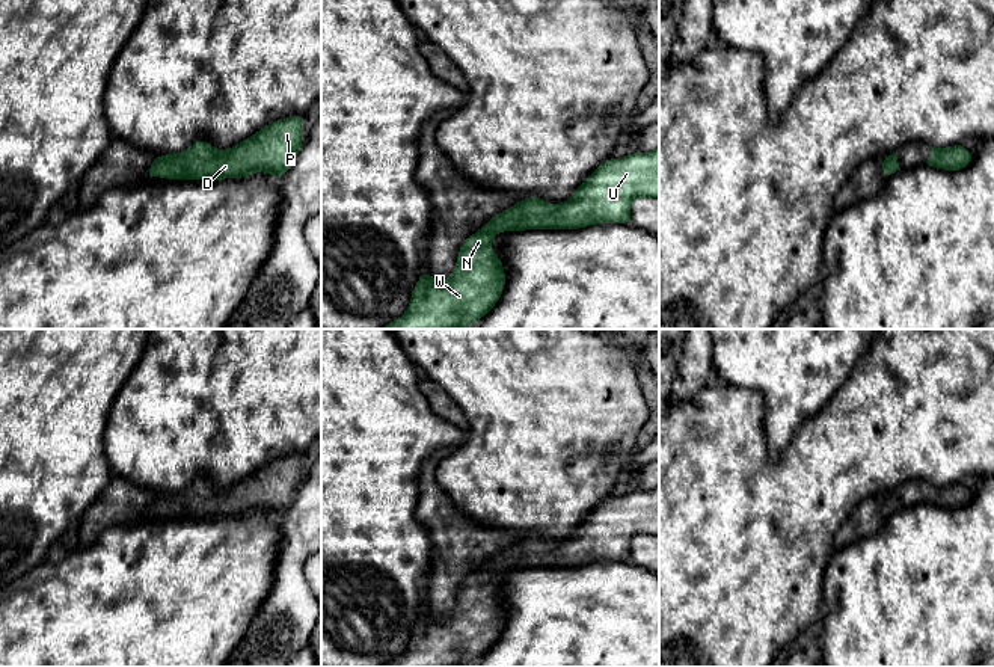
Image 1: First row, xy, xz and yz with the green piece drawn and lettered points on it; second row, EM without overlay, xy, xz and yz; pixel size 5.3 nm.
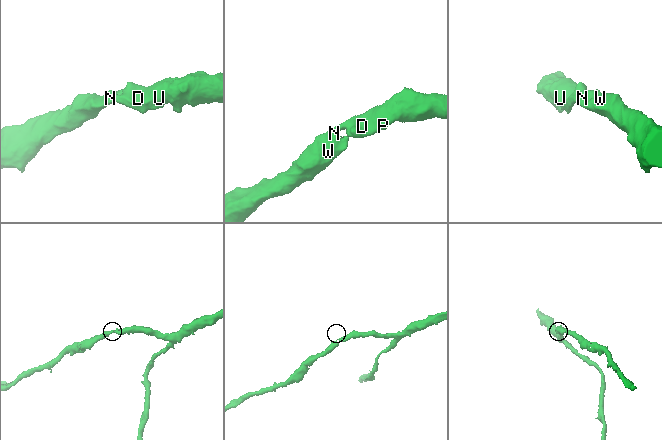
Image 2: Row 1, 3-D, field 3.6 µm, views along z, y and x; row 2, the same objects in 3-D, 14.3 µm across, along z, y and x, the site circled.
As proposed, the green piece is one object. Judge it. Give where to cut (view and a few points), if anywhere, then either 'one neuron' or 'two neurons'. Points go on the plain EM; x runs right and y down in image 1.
no cut; one neuron

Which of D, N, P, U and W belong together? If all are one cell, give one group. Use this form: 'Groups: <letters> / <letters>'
Groups: D N P U W

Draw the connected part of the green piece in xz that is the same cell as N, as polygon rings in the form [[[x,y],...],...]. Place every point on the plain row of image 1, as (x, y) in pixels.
[[[659,484],[652,490],[634,490],[623,496],[608,496],[575,528],[569,539],[555,543],[537,534],[523,536],[468,575],[457,593],[454,610],[436,620],[425,608],[415,622],[407,649],[382,667],[466,667],[483,656],[499,638],[505,625],[505,610],[498,592],[490,589],[492,576],[502,567],[579,567],[596,561],[630,561],[630,543],[637,536],[659,537]]]

